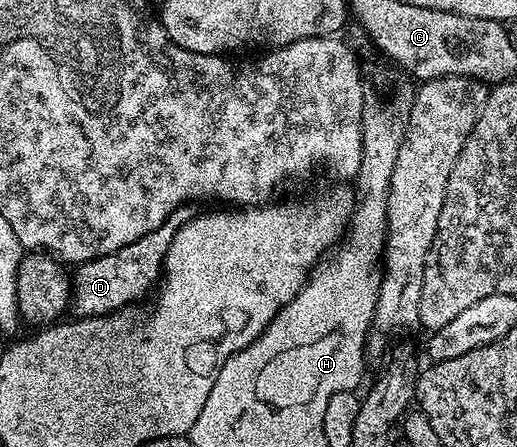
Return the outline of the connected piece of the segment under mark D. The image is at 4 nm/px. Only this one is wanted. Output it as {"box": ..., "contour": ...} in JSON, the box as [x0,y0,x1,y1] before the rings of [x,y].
{"box":[71,205,194,318],"contour":[[[187,205],[179,206],[161,226],[154,228],[154,232],[146,232],[146,236],[134,240],[134,244],[126,244],[118,248],[118,252],[79,263],[75,267],[76,274],[74,270],[71,275],[71,309],[76,309],[75,313],[81,318],[98,318],[102,314],[114,314],[129,304],[143,303],[143,298],[147,299],[159,283],[170,240],[174,240],[178,228],[185,226],[194,217],[193,211],[188,210],[191,209]]]}

